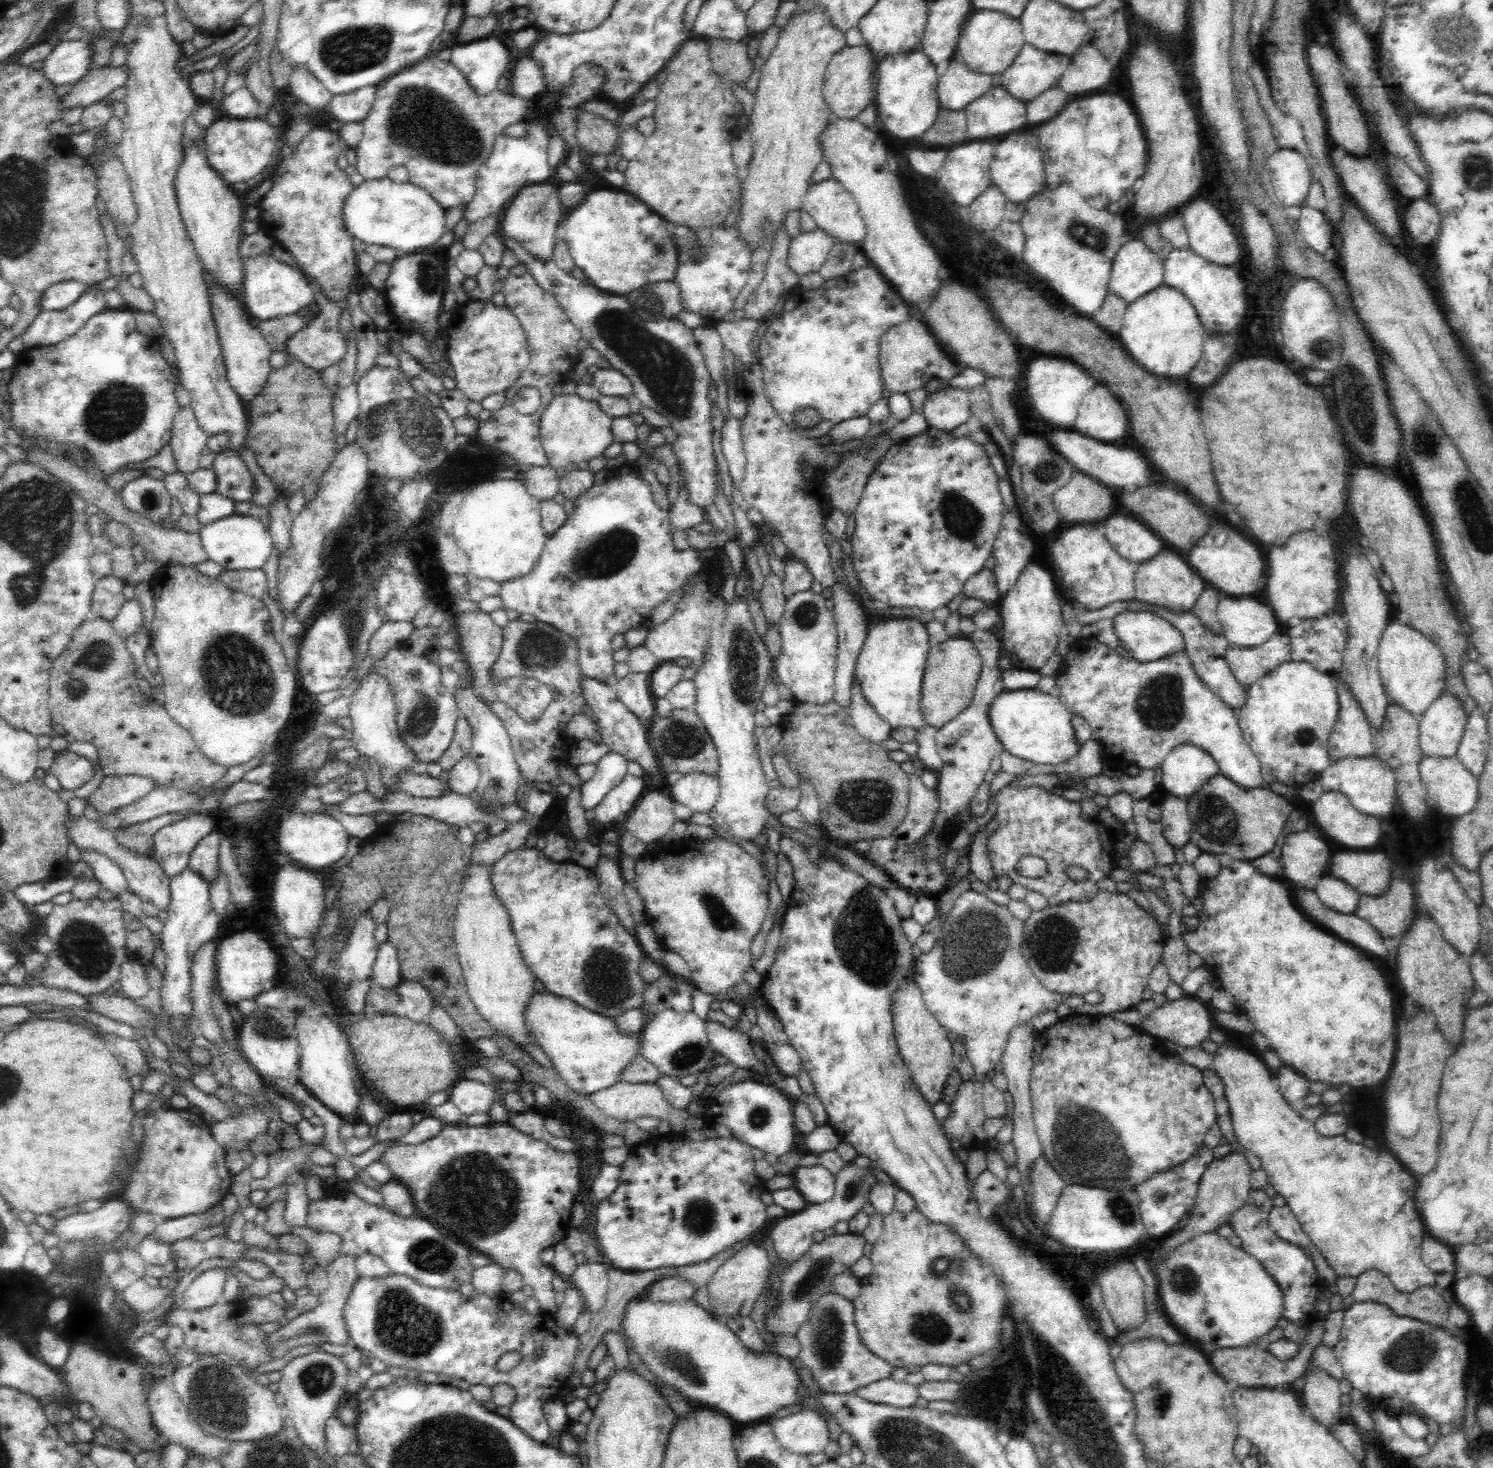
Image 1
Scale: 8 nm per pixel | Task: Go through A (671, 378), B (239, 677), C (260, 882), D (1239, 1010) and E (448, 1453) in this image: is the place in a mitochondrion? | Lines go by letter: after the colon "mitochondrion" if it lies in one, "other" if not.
A: mitochondrion
B: mitochondrion
C: other
D: other
E: mitochondrion

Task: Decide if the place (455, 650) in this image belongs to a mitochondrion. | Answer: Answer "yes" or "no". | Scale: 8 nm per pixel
no

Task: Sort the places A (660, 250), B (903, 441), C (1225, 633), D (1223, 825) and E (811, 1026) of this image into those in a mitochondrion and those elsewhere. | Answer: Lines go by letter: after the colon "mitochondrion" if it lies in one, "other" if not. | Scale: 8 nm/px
A: mitochondrion
B: other
C: other
D: mitochondrion
E: other

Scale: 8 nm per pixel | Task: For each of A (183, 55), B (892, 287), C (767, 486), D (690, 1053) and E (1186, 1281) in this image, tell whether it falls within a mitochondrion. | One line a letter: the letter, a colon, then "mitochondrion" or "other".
A: other
B: other
C: other
D: mitochondrion
E: mitochondrion

